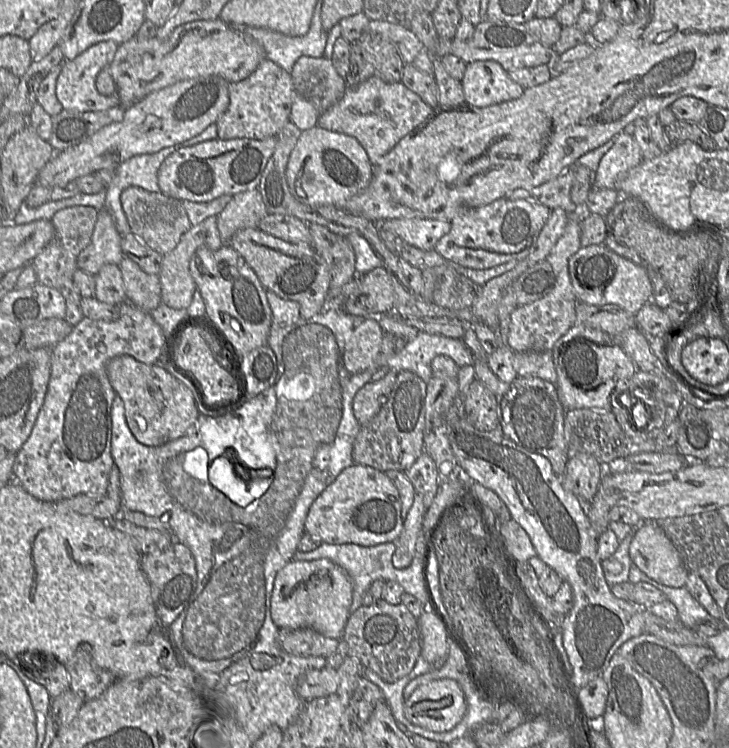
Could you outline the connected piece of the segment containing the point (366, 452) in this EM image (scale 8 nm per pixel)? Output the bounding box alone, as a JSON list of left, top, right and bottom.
[353,370,426,473]

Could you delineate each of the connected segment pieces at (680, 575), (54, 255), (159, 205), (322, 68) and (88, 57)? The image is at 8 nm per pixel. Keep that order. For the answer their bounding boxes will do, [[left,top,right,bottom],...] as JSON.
[[629,521,689,587],[31,206,99,326],[120,187,192,255],[290,57,348,114],[55,41,120,111]]

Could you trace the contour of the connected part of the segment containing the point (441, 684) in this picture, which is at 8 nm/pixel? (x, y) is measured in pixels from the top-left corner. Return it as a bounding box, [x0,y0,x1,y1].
[404,678,465,732]

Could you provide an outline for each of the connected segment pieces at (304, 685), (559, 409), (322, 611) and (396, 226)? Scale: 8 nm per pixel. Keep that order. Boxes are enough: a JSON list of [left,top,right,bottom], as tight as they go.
[[297,667,338,702],[499,375,571,477],[270,559,352,640],[377,218,450,250]]

